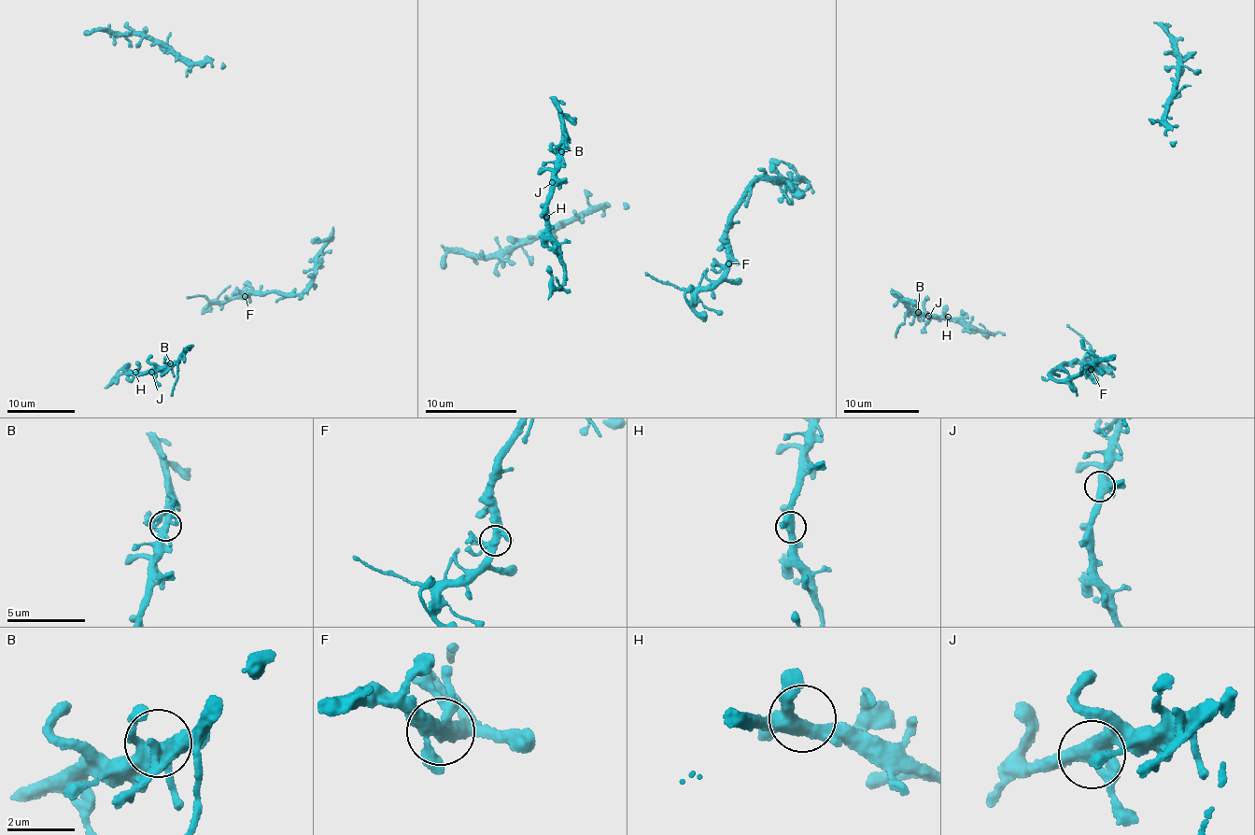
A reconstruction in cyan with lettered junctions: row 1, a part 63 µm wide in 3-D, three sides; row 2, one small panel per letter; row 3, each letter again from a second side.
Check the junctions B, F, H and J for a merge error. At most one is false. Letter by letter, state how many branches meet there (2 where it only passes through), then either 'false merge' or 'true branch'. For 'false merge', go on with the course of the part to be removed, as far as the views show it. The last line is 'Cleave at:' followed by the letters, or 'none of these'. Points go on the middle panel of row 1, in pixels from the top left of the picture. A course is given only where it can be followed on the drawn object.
B: 6 | true branch
F: 6 | true branch
H: 4 | true branch
J: 4 | true branch
Cleave at: none of these

